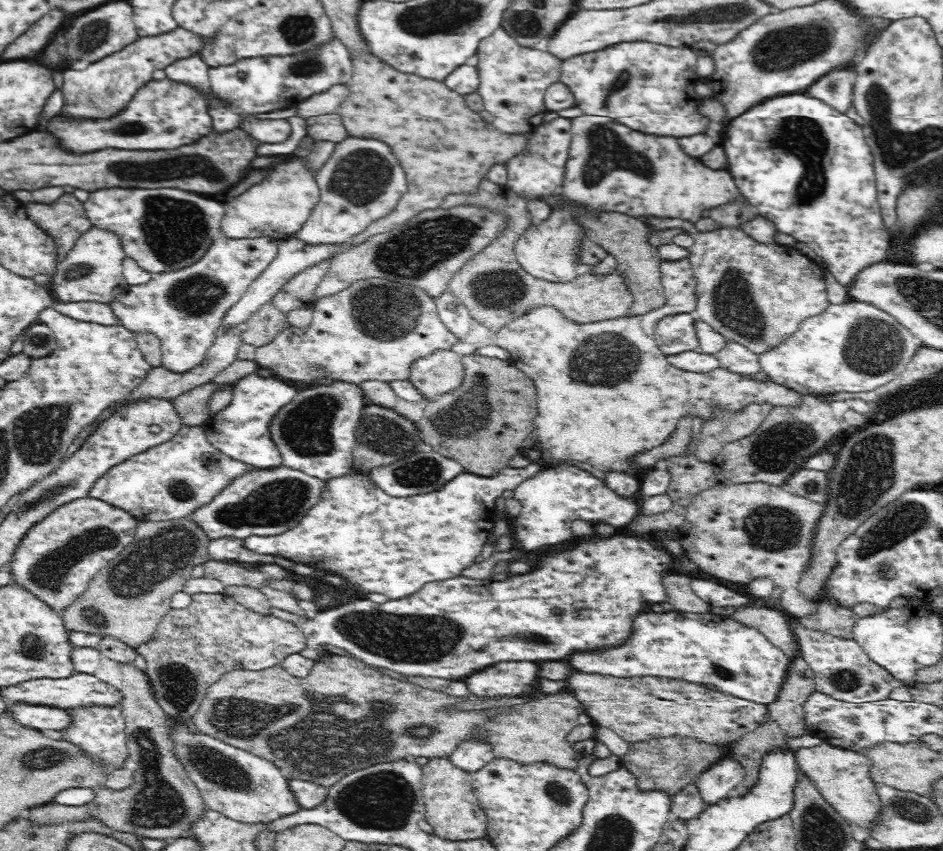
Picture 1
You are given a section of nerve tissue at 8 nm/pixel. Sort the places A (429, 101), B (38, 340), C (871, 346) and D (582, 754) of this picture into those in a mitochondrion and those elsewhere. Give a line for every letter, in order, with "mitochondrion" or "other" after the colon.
A: other
B: mitochondrion
C: mitochondrion
D: other

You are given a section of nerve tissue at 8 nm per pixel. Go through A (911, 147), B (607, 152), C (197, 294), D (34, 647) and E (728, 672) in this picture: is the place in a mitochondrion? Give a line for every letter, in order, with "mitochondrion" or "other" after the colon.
A: mitochondrion
B: mitochondrion
C: mitochondrion
D: mitochondrion
E: mitochondrion

